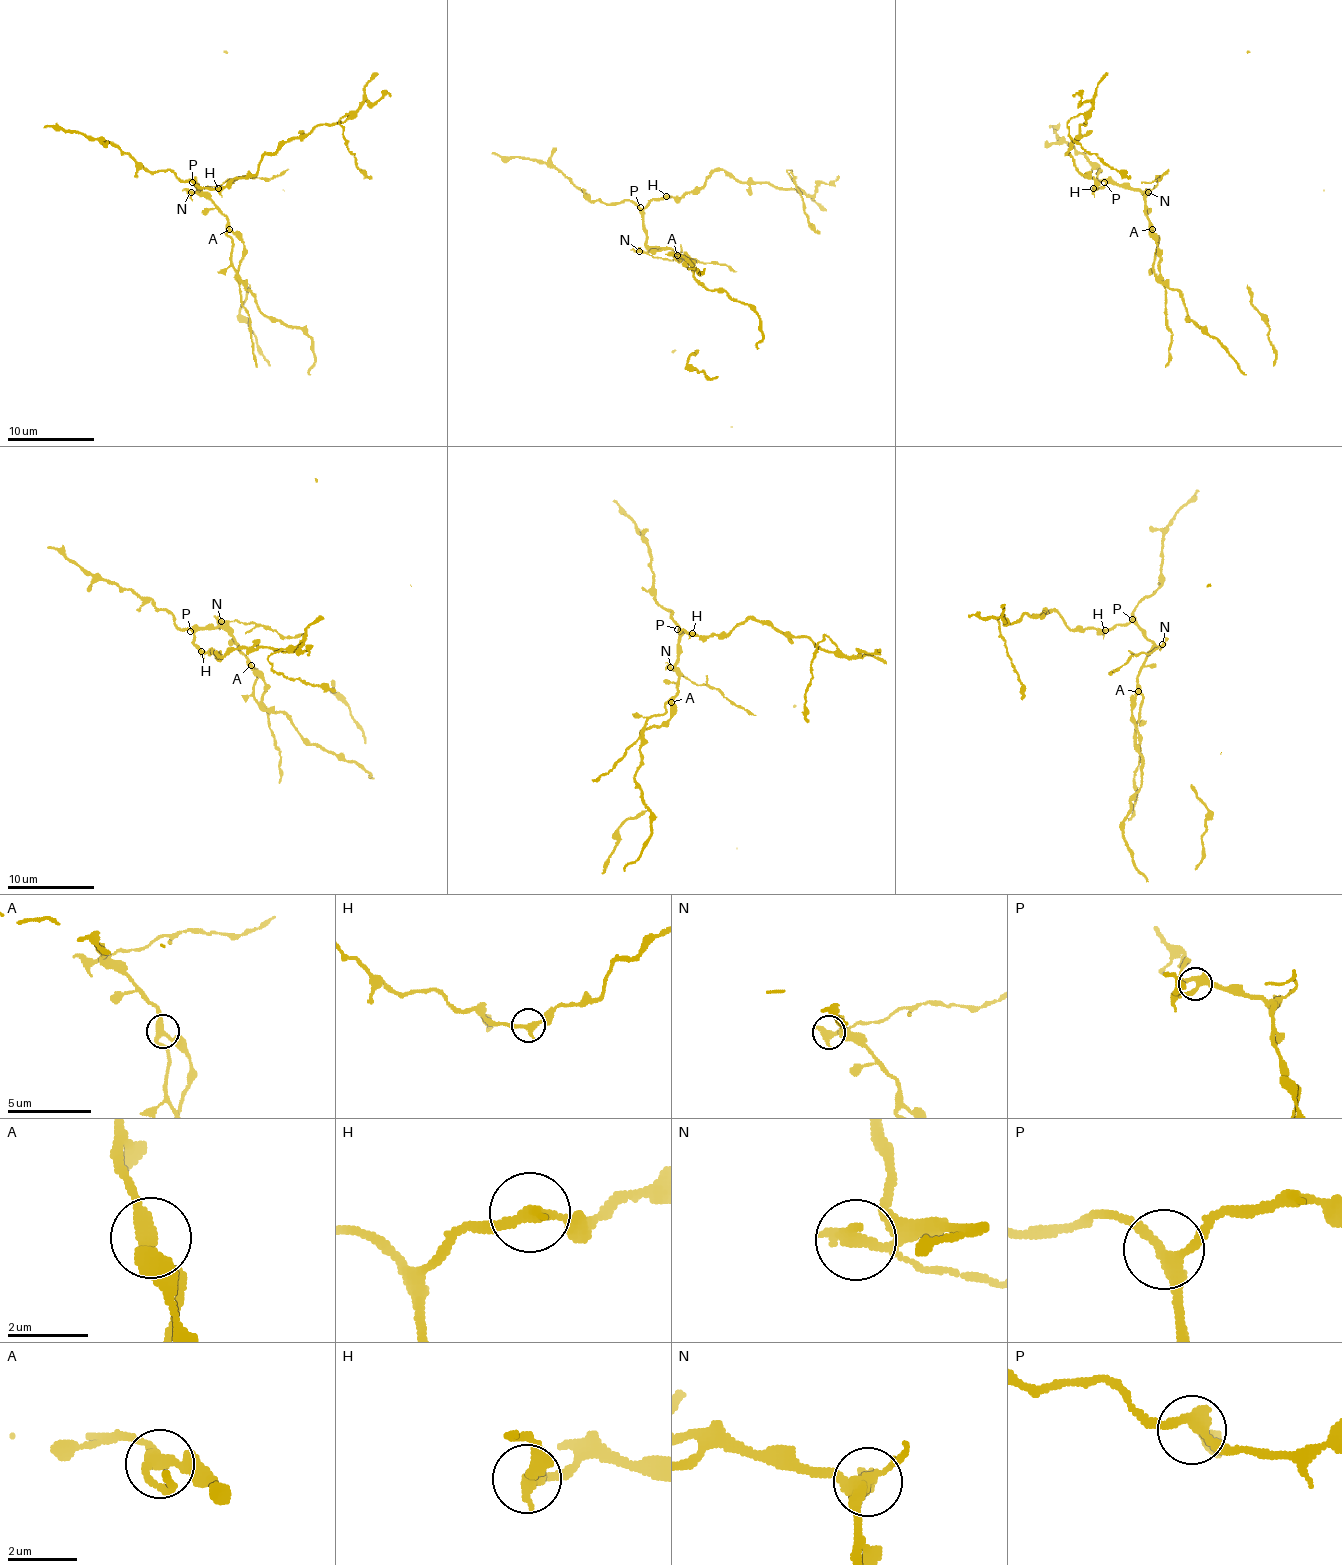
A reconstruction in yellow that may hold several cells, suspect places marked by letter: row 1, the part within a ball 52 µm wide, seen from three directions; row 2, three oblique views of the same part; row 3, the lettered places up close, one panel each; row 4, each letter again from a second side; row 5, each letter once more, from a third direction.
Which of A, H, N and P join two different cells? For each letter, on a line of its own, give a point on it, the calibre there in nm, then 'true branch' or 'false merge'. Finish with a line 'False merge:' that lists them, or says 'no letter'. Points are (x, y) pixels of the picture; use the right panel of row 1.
A: at (1152, 229); 300 nm thick; false merge
H: at (1093, 188); 280 nm thick; true branch
N: at (1148, 192); 280 nm thick; false merge
P: at (1104, 182); 300 nm thick; true branch
False merge: A, N

